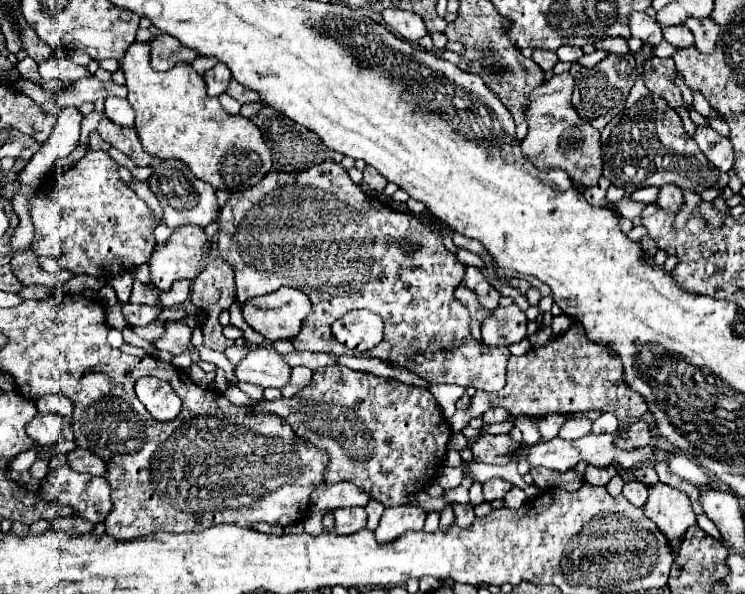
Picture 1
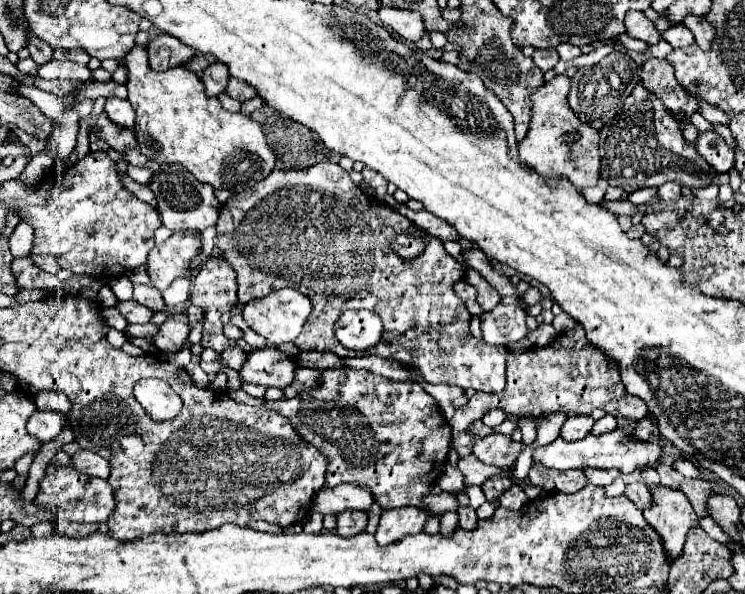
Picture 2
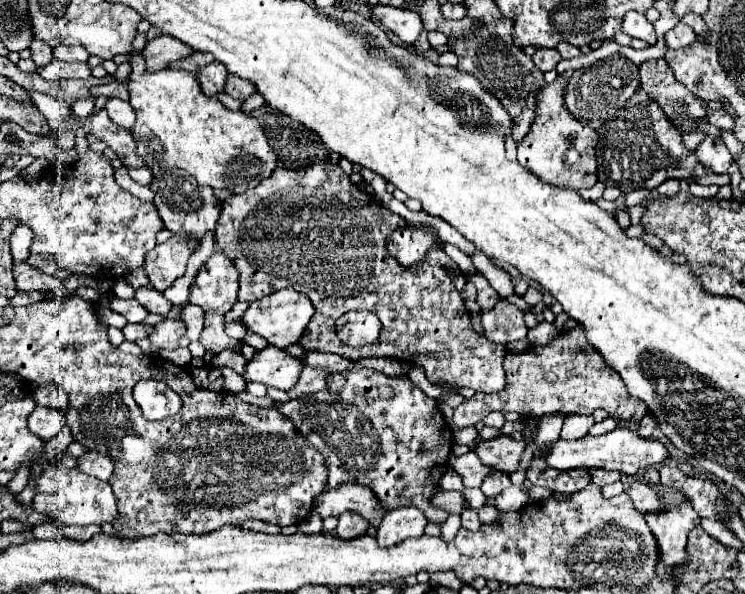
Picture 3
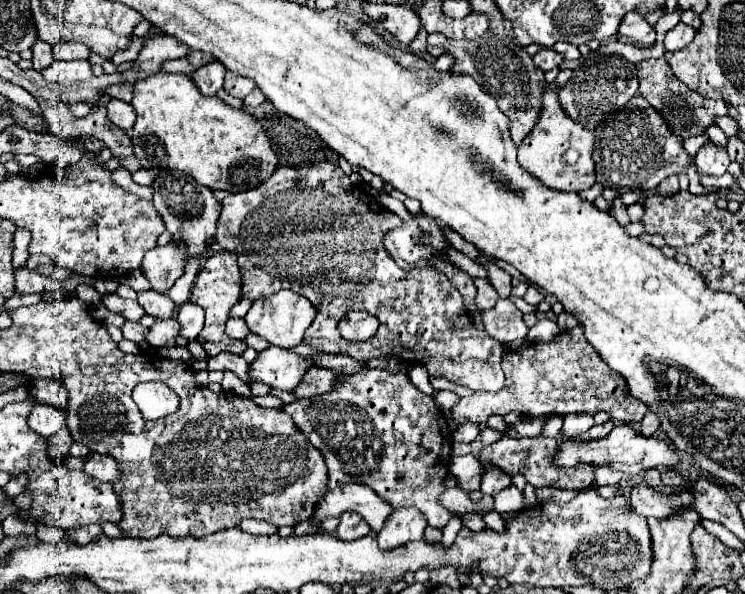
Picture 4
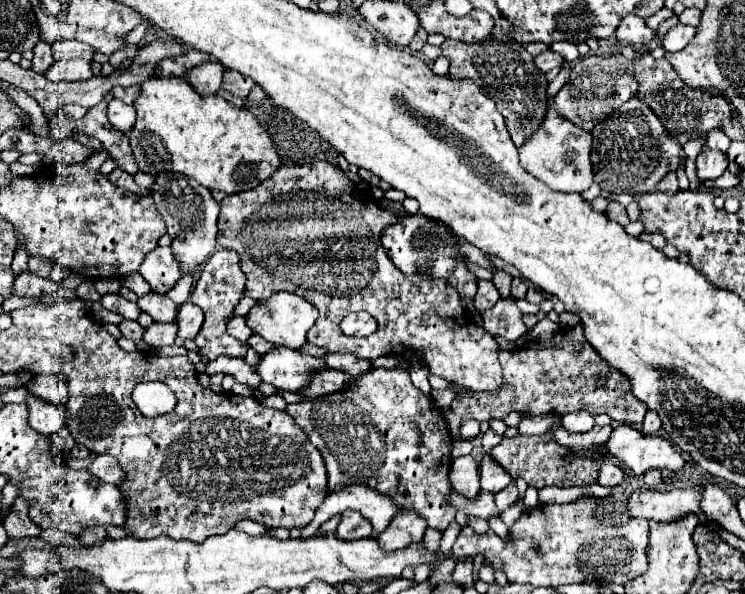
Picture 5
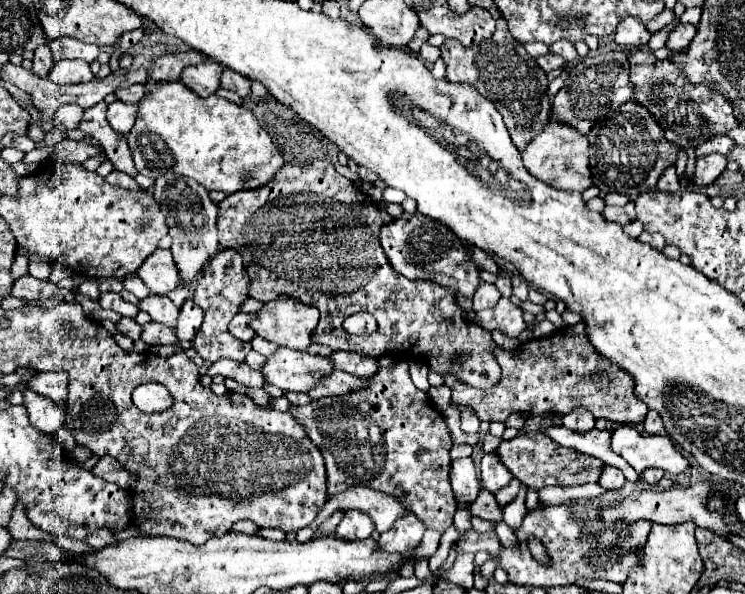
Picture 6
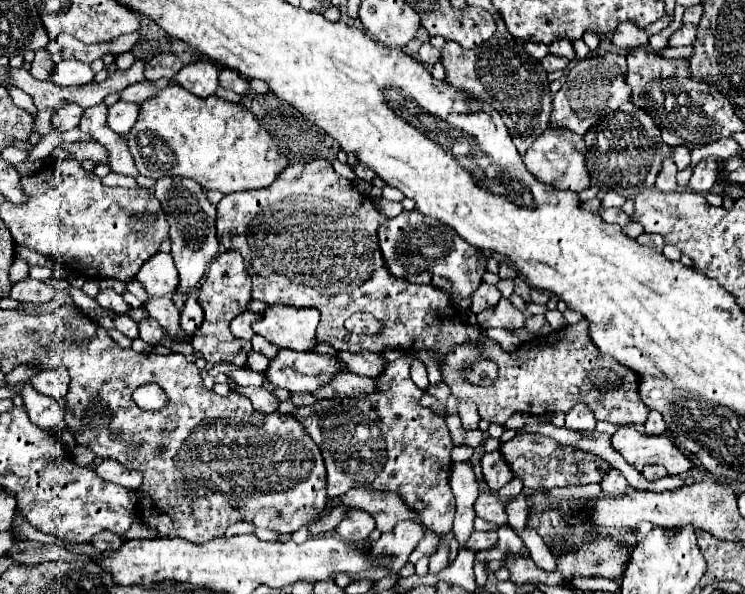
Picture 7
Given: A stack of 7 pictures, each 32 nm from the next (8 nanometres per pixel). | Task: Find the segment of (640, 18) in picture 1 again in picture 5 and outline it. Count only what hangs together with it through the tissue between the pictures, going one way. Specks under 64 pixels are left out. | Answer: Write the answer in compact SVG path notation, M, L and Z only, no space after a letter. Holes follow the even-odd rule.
M628 14L624 16L624 20L620 22L618 30L616 30L616 40L620 44L634 44L634 46L648 46L650 40L654 38L654 30L650 30L646 26L646 20L636 16L636 14Z

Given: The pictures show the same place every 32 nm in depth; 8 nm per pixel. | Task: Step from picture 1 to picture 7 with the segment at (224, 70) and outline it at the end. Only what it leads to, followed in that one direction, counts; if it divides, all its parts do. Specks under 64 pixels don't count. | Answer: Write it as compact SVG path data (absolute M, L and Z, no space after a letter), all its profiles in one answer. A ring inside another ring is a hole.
M200 60L196 64L188 64L184 66L174 82L184 86L188 92L200 96L200 98L208 98L216 92L218 88L218 74L220 74L220 66L208 60Z

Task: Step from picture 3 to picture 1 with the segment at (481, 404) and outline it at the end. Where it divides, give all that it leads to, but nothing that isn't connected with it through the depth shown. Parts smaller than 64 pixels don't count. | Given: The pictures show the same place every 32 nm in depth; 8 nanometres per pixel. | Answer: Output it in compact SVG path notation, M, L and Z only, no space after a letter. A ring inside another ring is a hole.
M574 320L572 328L556 336L546 346L532 348L522 356L508 360L508 380L500 392L476 392L472 396L470 410L456 410L448 420L452 432L460 432L472 416L484 414L488 408L506 408L512 416L542 418L550 414L574 414L574 412L612 412L618 420L640 418L648 408L644 398L624 382L624 368L620 356L608 348L588 340L580 332L580 322Z

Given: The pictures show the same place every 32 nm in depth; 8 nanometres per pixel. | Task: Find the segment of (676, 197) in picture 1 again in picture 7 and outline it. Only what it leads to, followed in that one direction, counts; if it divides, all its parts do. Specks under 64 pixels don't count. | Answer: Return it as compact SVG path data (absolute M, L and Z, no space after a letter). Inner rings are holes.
M668 160L668 164L664 164L660 176L656 178L656 188L660 188L662 192L678 190L678 184L676 184L676 164L672 160Z

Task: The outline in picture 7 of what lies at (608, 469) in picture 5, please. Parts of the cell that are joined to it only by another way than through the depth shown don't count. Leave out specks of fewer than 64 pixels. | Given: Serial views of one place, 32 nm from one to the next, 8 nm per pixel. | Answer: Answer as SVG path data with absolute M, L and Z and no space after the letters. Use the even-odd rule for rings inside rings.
M610 468L610 470L604 474L600 486L602 486L602 490L606 490L606 492L624 492L626 486L628 486L628 482L626 482L626 478L622 476L620 470Z

